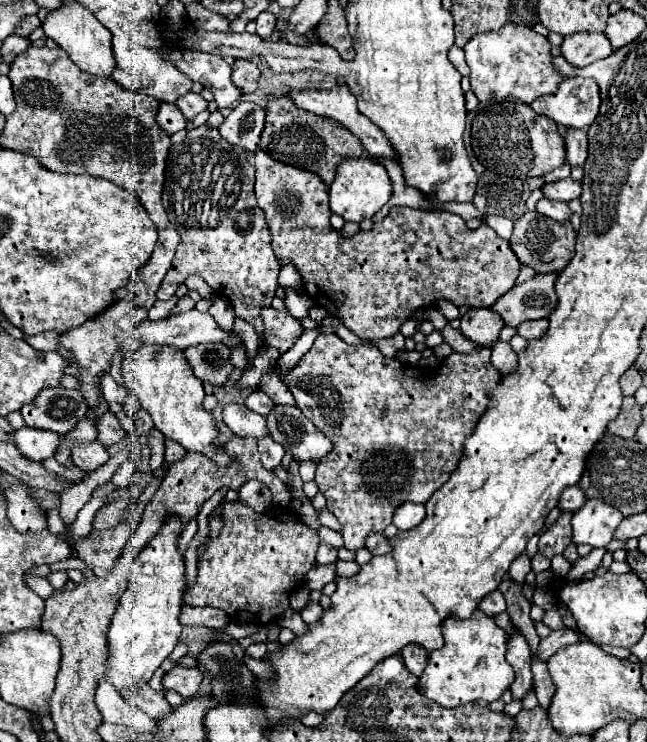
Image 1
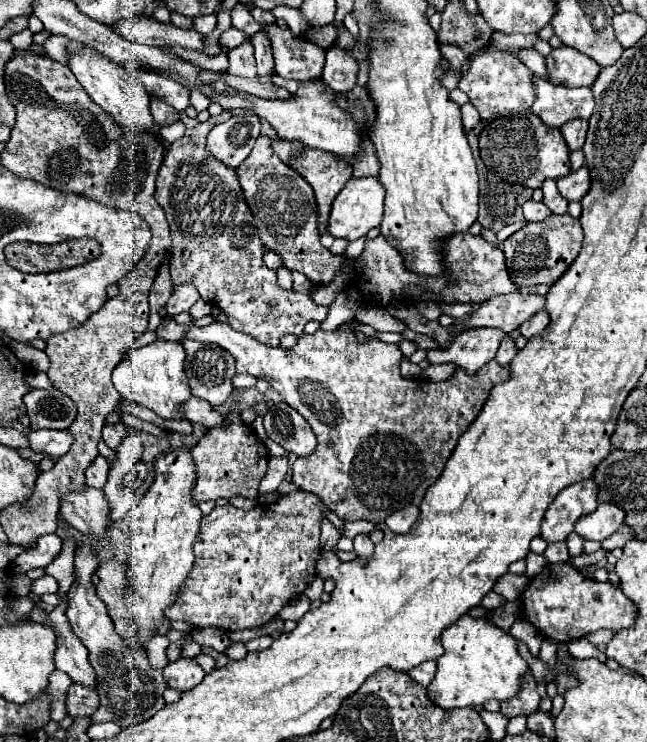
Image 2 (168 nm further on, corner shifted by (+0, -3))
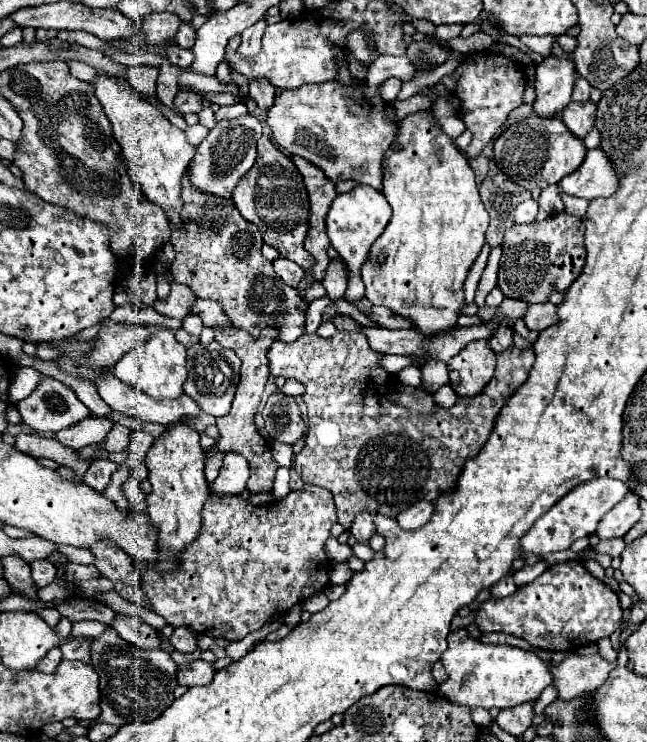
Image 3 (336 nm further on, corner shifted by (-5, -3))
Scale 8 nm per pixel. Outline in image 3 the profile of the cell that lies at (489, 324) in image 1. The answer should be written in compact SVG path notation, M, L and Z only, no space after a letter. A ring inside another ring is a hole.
M486 340L470 342L448 362L450 384L460 398L478 396L482 388L492 380L496 368L496 354Z

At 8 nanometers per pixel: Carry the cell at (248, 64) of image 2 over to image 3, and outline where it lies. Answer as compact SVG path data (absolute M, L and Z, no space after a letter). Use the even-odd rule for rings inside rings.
M258 20L258 24L246 28L246 32L242 32L242 44L238 48L238 54L242 56L254 56L260 52L260 40L266 28L266 20Z

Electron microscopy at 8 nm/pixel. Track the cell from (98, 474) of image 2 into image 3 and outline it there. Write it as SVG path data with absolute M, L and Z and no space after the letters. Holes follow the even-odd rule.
M92 460L82 482L88 484L90 488L98 490L98 492L104 492L106 486L110 484L110 476L116 468L118 468L118 464L114 464L112 460Z

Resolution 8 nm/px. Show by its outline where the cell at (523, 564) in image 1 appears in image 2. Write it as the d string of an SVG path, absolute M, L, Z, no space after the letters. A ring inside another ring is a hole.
M507 572L505 576L501 576L501 580L497 580L495 584L495 592L505 596L507 600L519 600L521 598L521 592L525 590L525 586L529 584L529 578L527 576L517 576L517 574L511 574Z

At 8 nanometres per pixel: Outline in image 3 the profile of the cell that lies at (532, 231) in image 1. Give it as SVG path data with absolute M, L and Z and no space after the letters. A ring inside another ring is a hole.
M558 212L546 220L512 226L504 234L502 258L498 270L498 288L506 298L522 300L528 304L548 302L552 292L566 292L580 276L586 260L584 248L584 222L572 214Z

